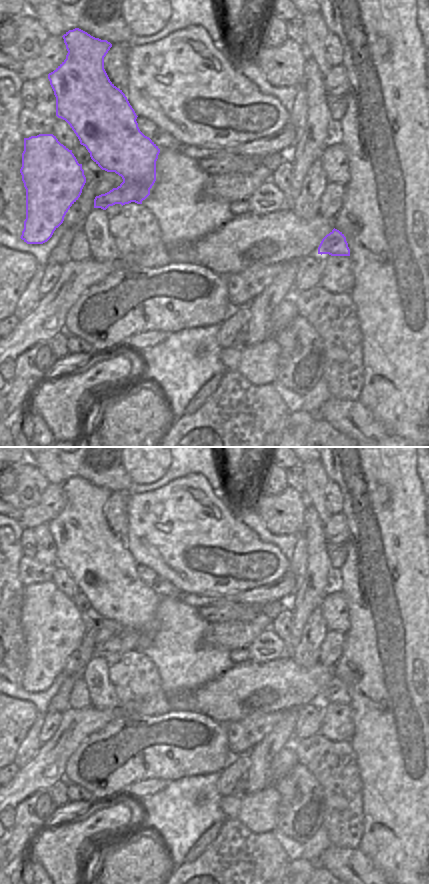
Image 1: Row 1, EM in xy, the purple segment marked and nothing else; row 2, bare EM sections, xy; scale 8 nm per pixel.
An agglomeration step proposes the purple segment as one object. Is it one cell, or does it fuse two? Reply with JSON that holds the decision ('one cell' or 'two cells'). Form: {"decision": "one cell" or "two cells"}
{"decision": "one cell"}

